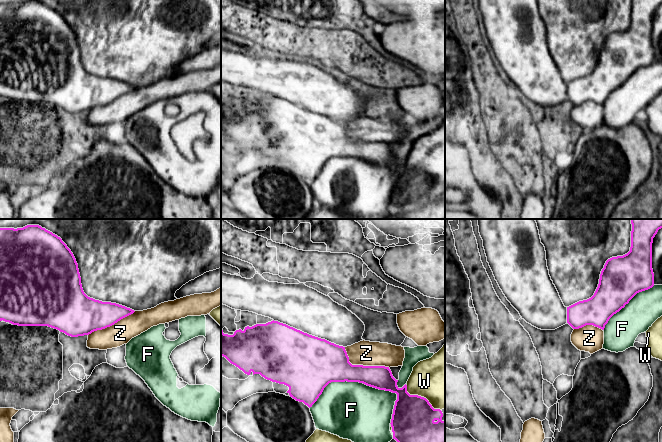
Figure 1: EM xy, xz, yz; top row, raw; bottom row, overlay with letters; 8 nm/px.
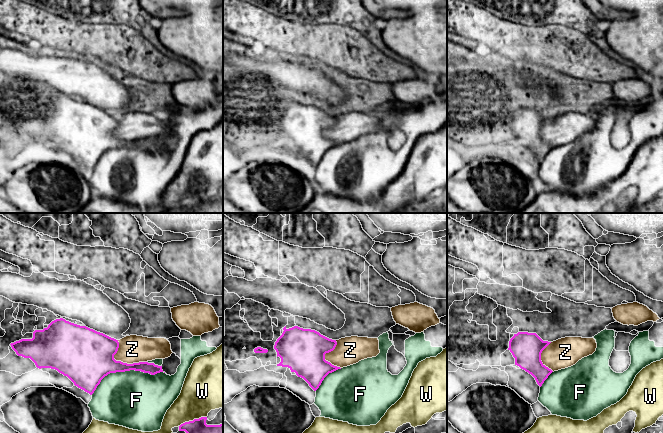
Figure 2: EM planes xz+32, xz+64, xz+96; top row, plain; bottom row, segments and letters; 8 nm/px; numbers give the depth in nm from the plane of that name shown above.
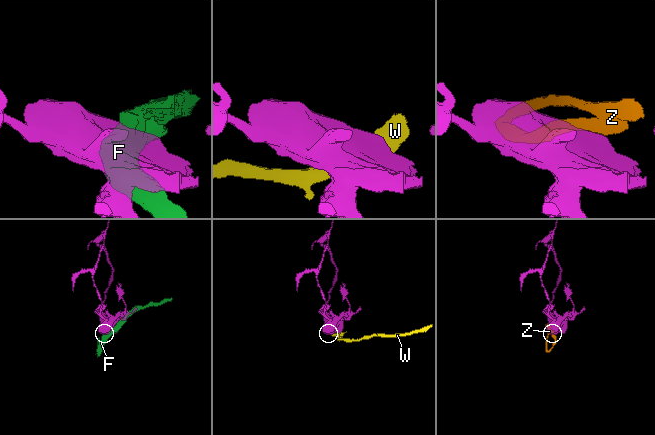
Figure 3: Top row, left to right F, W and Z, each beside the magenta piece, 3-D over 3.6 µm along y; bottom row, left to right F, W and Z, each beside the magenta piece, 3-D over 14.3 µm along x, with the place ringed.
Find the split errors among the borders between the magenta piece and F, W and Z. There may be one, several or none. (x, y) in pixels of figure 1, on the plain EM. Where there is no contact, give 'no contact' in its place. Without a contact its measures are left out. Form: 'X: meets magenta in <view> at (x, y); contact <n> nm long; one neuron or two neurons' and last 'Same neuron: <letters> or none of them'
F: meets magenta in xz at (351, 157); contact 700 nm long; two neurons
W: meets magenta in xz at (420, 172); contact 360 nm long; two neurons
Z: meets magenta in xz at (362, 141); contact 400 nm long; one neuron
Same neuron: Z

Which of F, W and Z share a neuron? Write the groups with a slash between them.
F / W / Z

